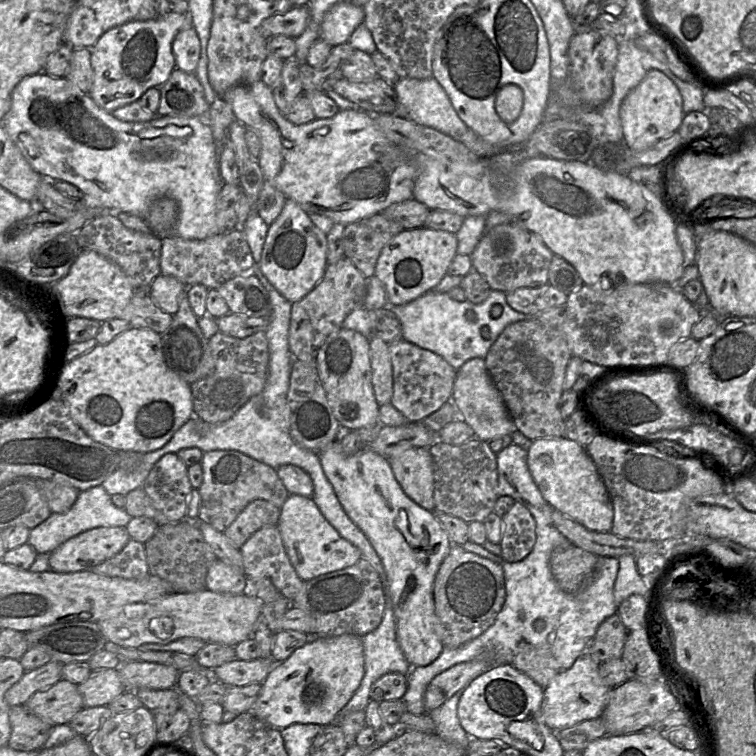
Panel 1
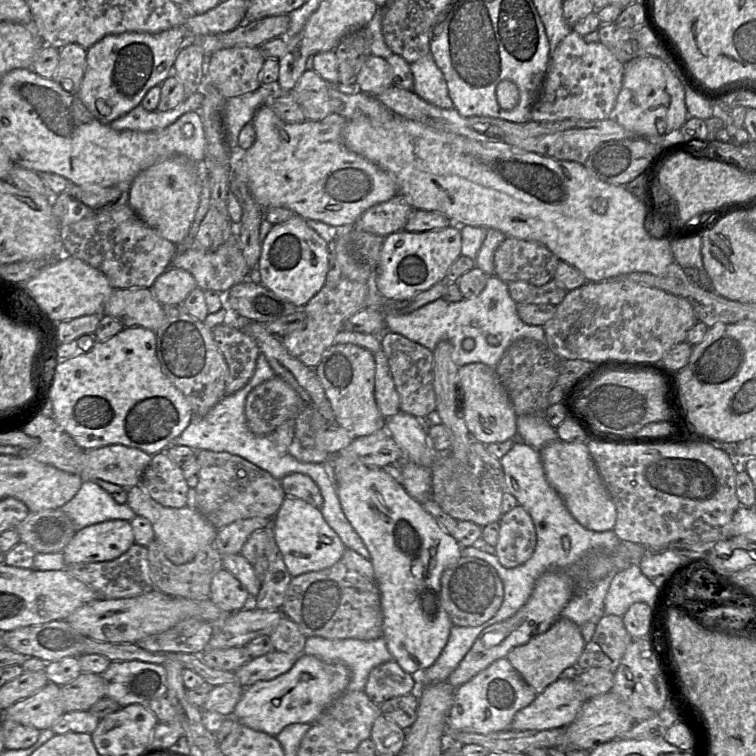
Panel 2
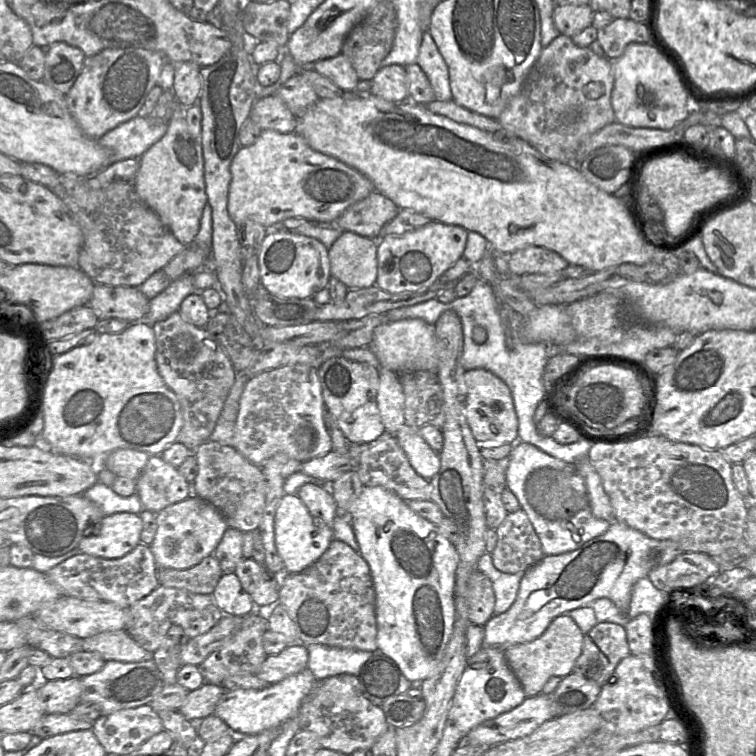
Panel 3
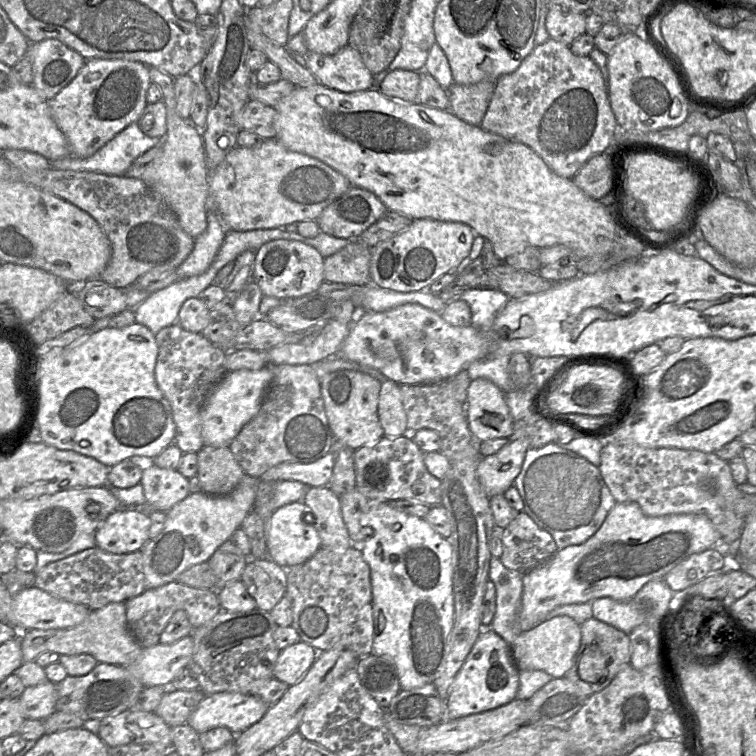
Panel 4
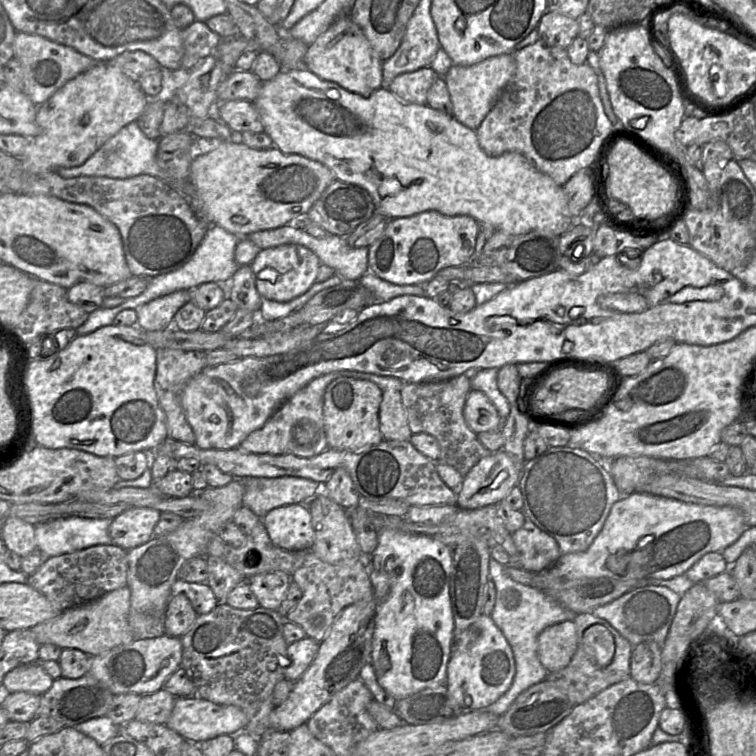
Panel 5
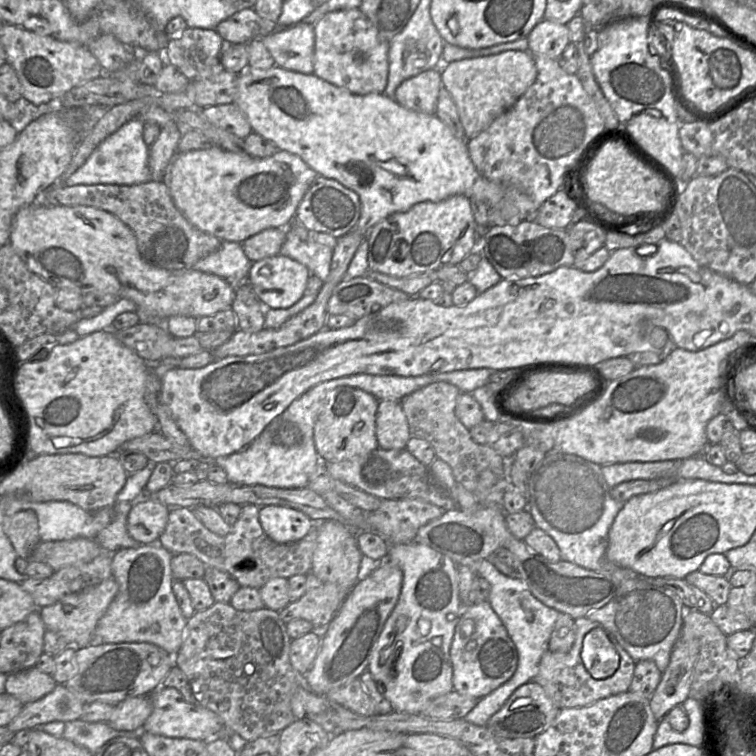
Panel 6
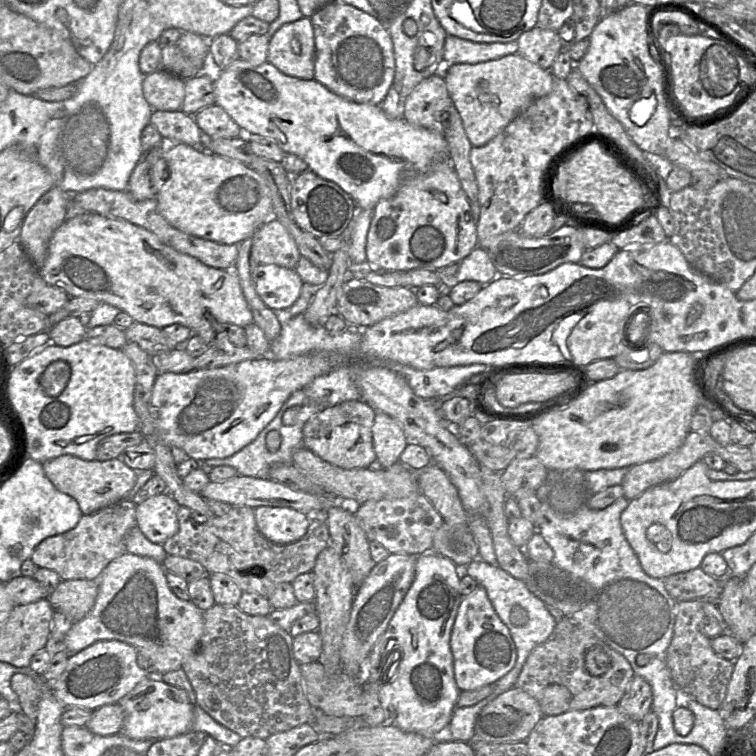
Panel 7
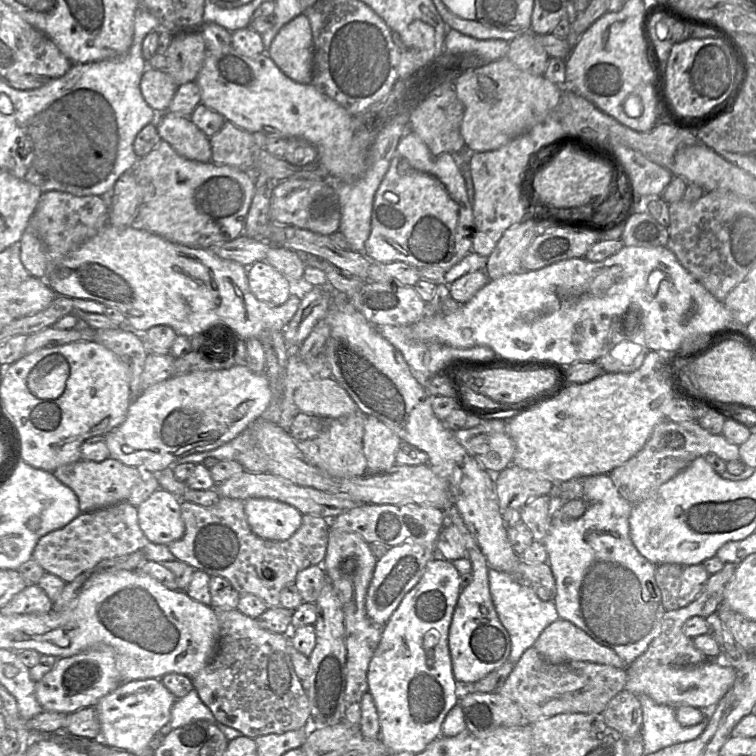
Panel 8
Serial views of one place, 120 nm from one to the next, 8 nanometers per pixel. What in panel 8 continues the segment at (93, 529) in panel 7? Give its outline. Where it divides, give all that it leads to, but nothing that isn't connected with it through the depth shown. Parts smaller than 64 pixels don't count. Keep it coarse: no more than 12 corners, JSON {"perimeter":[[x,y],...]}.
{"perimeter":[[137,507],[81,513],[38,541],[32,559],[71,583],[148,542]]}

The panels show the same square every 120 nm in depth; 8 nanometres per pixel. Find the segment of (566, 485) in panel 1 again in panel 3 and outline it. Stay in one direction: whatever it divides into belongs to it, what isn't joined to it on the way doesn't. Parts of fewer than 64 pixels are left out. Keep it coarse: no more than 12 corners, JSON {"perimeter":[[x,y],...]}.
{"perimeter":[[589,458],[573,464],[584,479],[592,514],[613,521],[614,509]]}

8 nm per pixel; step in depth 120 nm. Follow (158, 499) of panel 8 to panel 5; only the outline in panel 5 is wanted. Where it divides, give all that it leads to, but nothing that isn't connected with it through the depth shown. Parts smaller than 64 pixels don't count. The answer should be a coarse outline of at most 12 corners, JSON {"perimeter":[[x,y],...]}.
{"perimeter":[[131,507],[109,527],[112,545],[127,551],[153,538],[161,512]]}

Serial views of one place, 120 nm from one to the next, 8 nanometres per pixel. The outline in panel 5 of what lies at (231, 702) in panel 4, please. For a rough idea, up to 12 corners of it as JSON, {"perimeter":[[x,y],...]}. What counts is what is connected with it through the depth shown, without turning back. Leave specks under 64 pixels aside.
{"perimeter":[[178,697],[166,725],[200,743],[245,729],[237,706]]}

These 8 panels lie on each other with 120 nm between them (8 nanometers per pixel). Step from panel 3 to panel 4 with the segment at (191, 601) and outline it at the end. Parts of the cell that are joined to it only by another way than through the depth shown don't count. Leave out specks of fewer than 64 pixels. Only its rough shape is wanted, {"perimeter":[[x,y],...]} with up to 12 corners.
{"perimeter":[[177,581],[125,601],[143,648],[159,643],[177,610],[193,628],[222,610],[216,590]]}

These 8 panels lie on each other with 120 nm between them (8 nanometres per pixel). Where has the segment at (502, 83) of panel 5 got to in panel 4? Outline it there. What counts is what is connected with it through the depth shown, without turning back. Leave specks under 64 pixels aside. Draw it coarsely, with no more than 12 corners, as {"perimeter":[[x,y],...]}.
{"perimeter":[[496,81],[449,87],[449,110],[479,126]]}

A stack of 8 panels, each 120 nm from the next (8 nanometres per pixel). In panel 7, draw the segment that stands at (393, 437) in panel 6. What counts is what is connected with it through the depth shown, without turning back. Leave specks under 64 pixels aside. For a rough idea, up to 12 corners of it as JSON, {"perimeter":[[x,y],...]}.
{"perimeter":[[376,412],[376,467],[399,461],[408,439],[400,423]]}

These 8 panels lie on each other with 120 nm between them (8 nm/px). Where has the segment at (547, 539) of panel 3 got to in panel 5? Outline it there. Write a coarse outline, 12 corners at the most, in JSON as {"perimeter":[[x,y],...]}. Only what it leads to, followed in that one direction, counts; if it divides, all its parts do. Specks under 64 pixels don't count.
{"perimeter":[[587,451],[526,461],[522,511],[562,555],[586,551],[622,497]]}

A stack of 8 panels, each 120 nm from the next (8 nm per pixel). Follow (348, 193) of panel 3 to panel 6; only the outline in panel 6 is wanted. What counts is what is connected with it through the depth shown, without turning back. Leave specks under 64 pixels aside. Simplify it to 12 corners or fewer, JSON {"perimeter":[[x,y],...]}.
{"perimeter":[[284,150],[177,152],[191,225],[242,243],[285,228],[318,175]]}

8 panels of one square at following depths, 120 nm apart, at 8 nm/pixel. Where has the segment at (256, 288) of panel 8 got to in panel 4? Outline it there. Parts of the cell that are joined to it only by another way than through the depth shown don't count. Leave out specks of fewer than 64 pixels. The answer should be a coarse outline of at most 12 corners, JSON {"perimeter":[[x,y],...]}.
{"perimeter":[[262,245],[254,280],[281,300],[318,290],[325,258],[312,246]]}

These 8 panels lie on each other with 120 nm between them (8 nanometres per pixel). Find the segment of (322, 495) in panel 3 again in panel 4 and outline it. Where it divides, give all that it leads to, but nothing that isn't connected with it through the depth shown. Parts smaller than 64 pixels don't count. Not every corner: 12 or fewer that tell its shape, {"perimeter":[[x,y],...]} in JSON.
{"perimeter":[[309,488],[302,501],[315,516],[322,547],[353,546],[340,497]]}

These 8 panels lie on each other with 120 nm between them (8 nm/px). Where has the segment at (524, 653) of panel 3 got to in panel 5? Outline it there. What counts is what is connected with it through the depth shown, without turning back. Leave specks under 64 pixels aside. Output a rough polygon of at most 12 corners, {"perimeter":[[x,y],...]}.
{"perimeter":[[574,621],[545,628],[538,657],[548,673],[566,667],[577,649]]}

